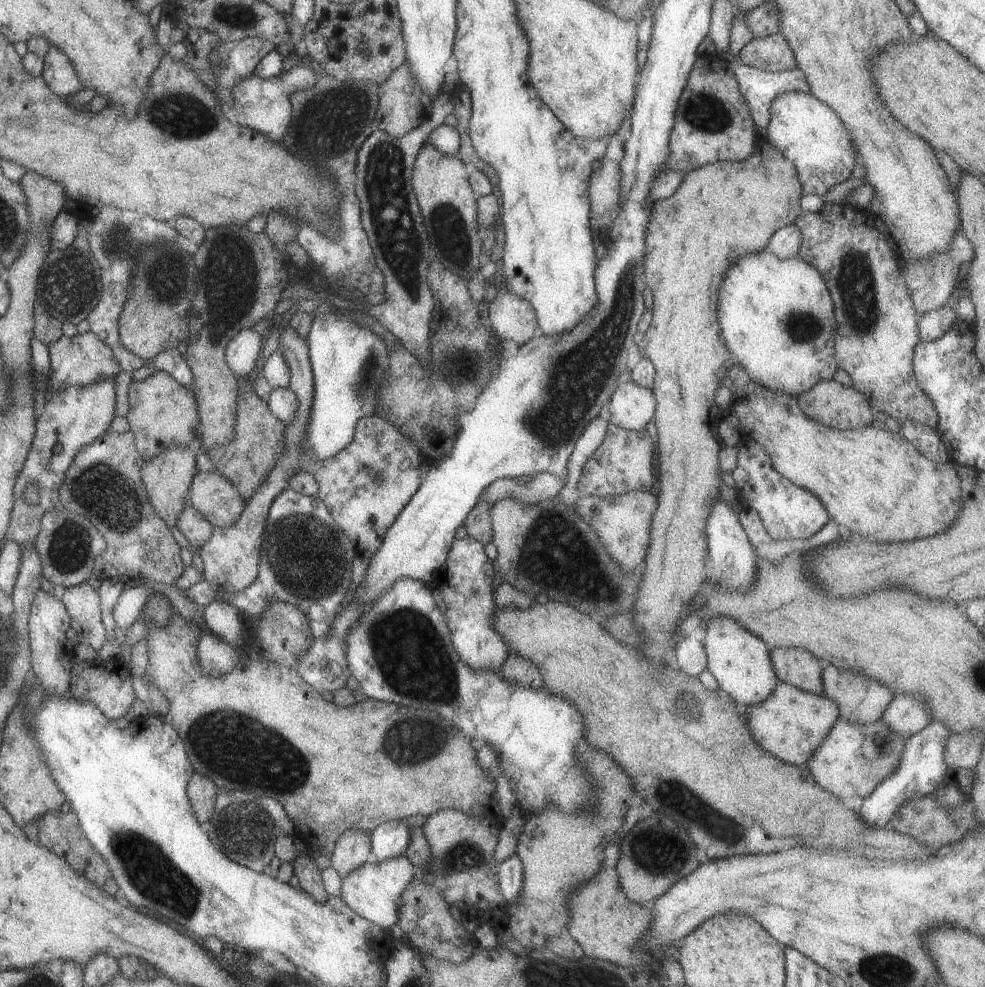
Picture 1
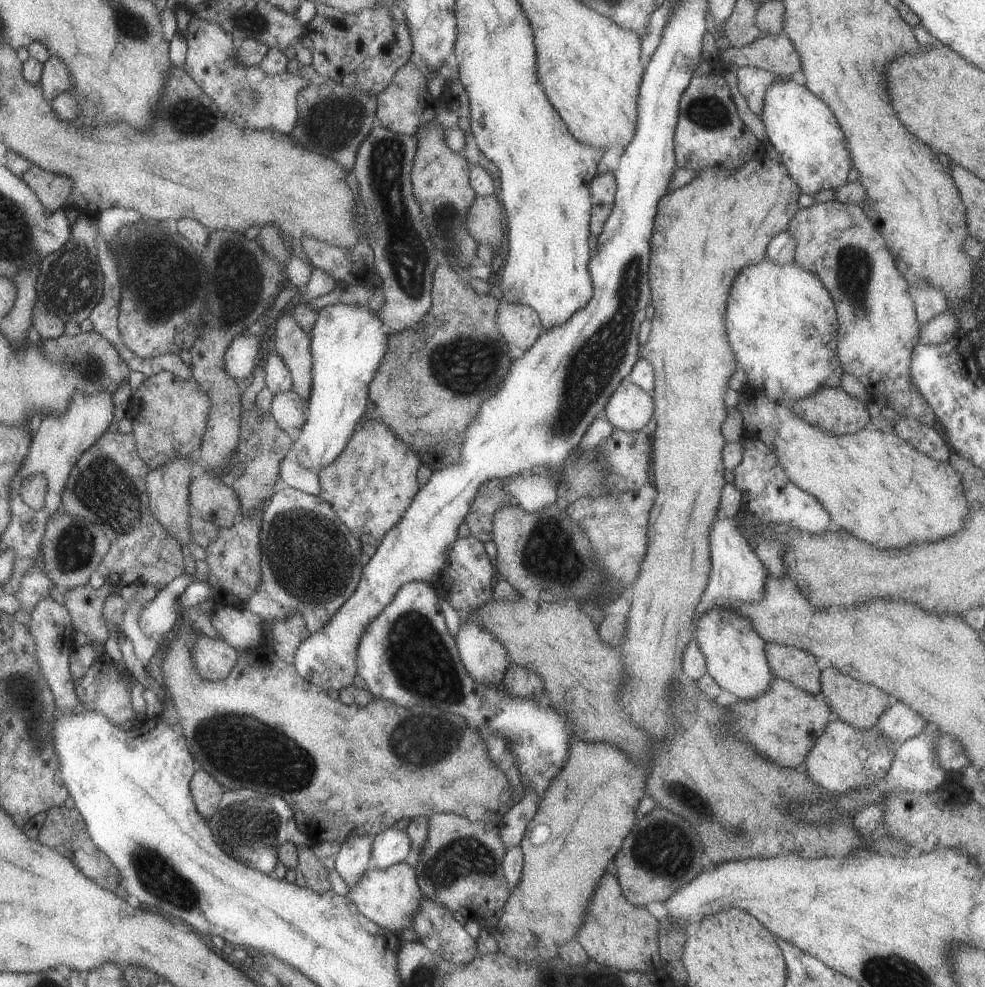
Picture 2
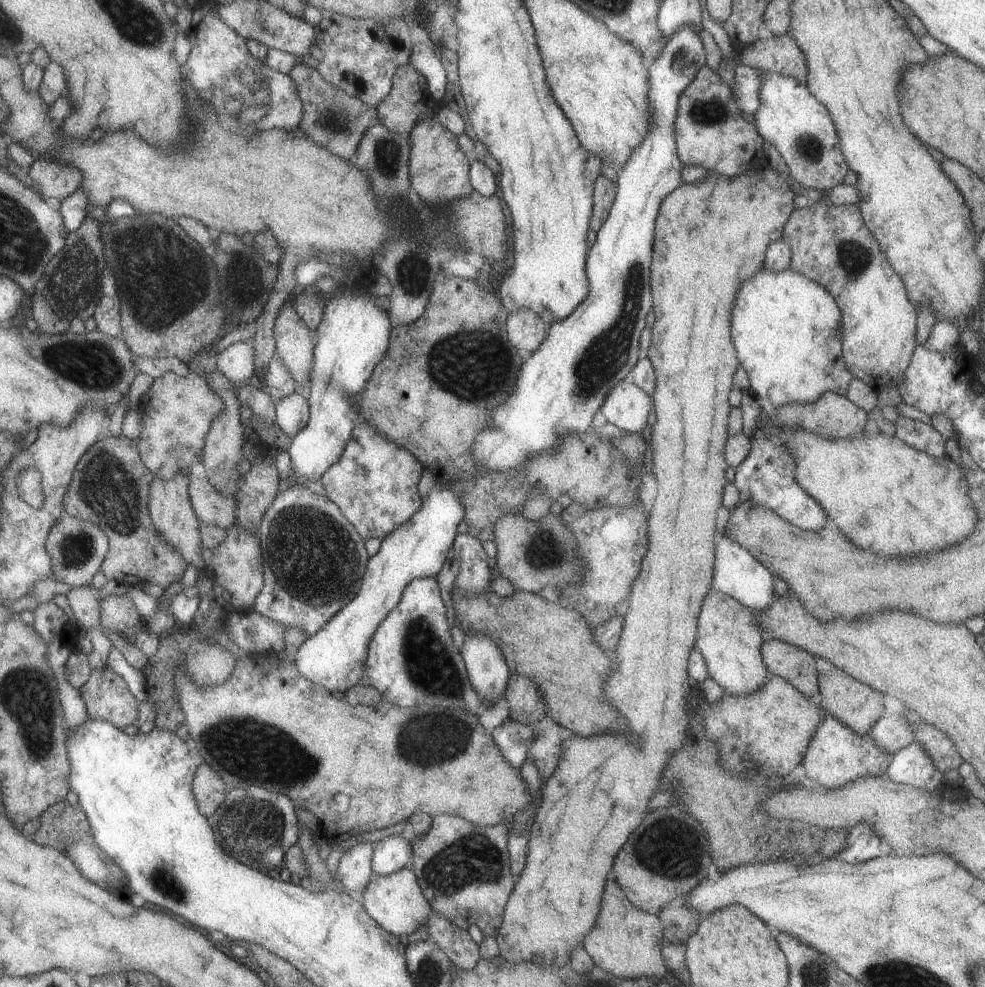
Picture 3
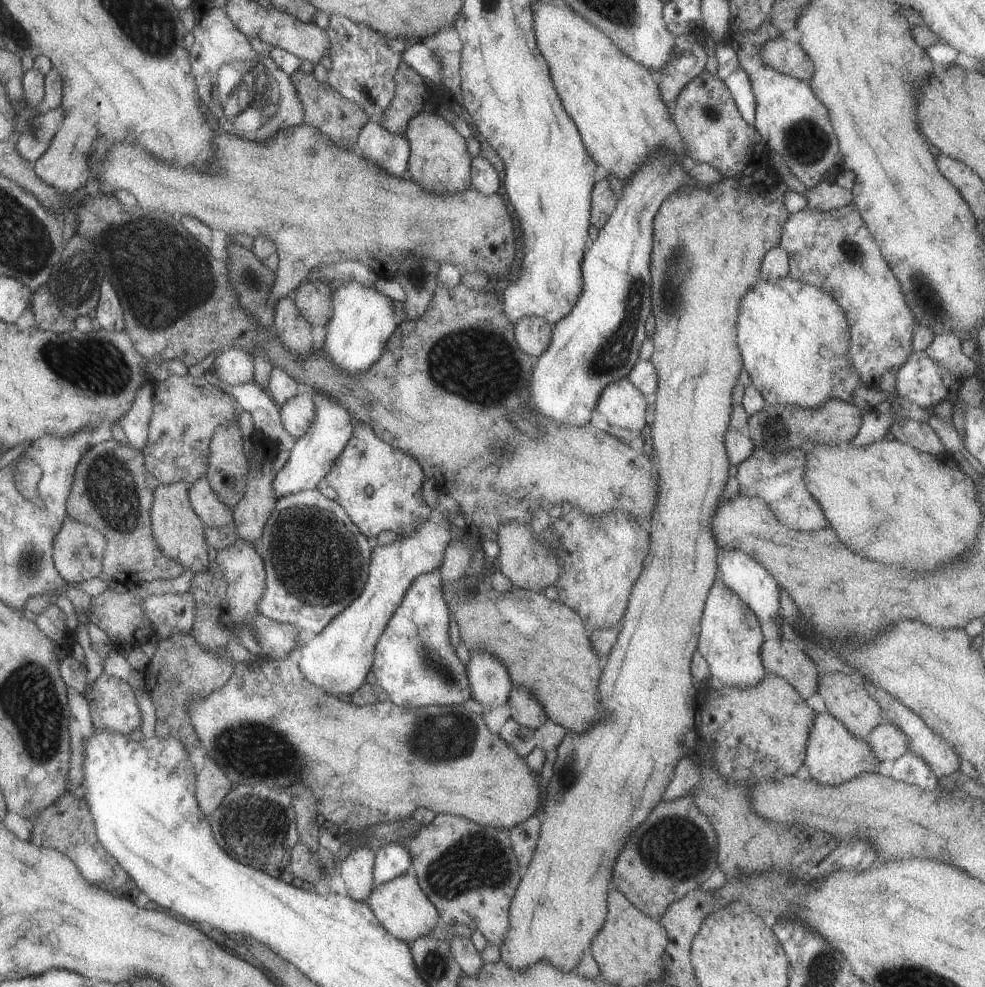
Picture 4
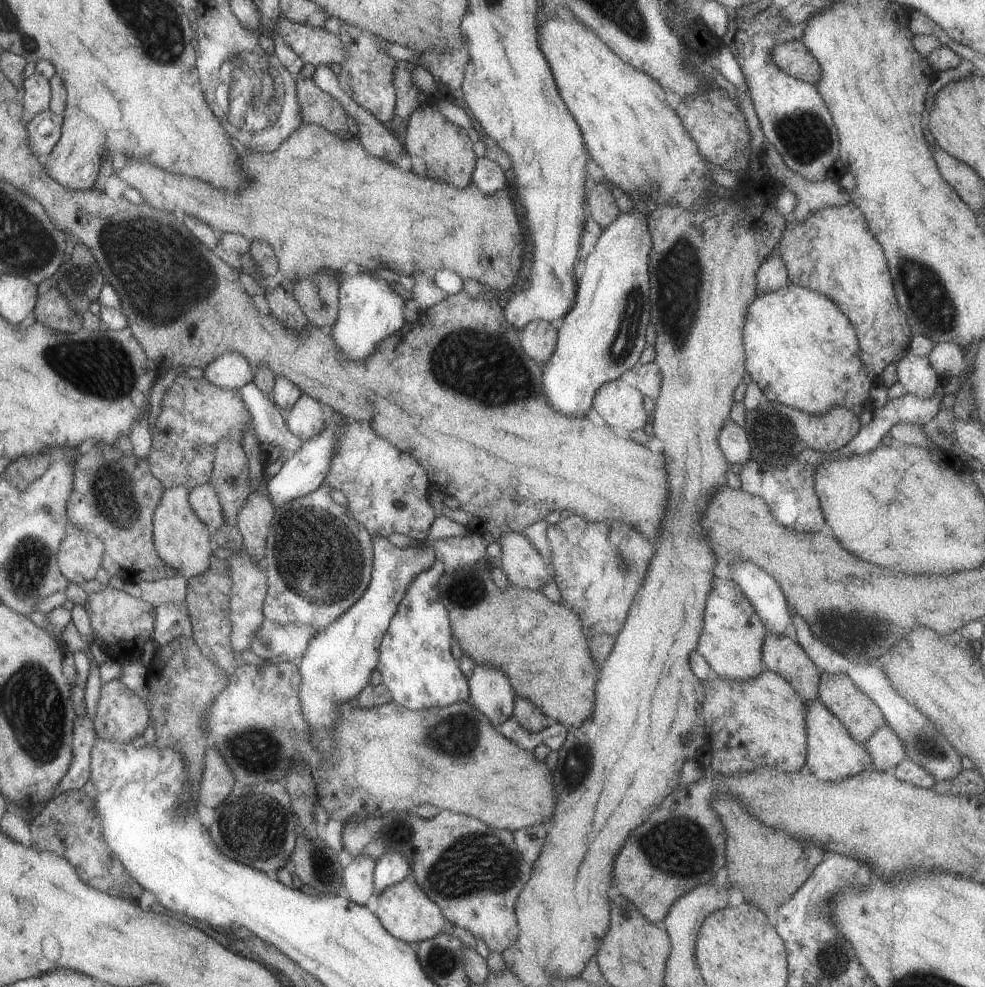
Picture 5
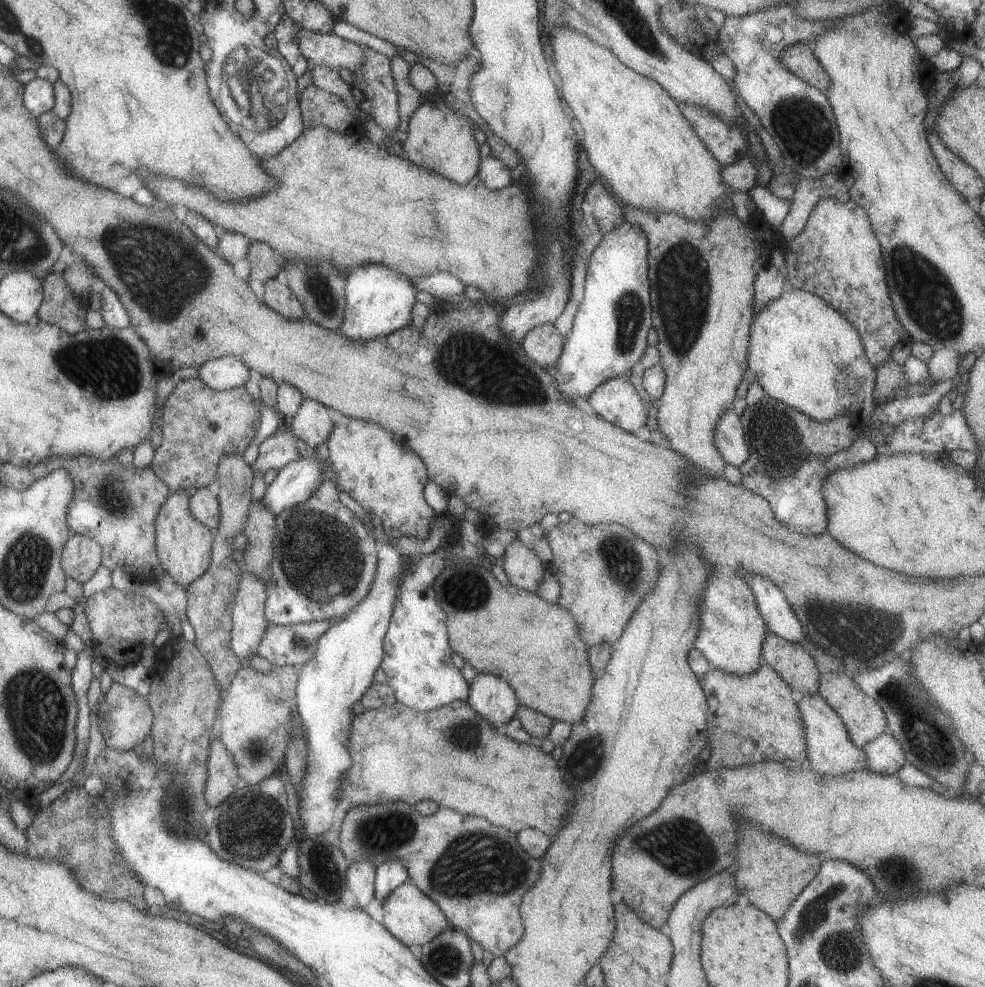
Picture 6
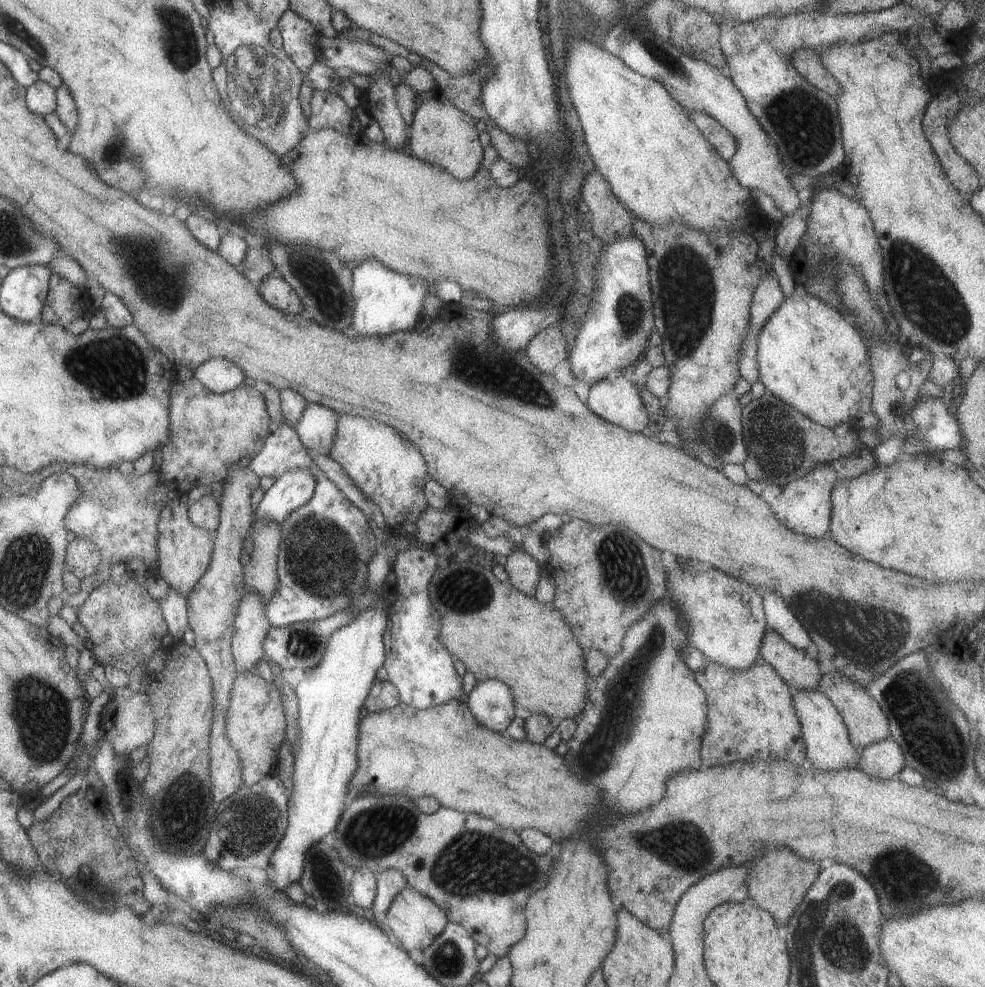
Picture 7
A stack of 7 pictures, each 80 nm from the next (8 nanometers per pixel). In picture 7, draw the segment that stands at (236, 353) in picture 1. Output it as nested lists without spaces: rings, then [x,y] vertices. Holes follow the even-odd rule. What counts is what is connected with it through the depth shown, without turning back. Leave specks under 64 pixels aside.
[[[209,359],[197,365],[193,376],[207,389],[224,393],[242,384],[244,373],[225,359]]]

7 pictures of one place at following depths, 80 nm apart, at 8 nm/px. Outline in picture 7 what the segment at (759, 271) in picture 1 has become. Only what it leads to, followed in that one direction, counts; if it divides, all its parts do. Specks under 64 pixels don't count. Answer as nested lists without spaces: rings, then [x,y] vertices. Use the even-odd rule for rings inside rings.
[[[797,287],[793,295],[784,298],[766,320],[757,335],[756,345],[758,380],[774,397],[821,426],[833,428],[846,424],[858,432],[866,428],[874,428],[878,432],[878,422],[871,410],[874,378],[865,340],[835,307]]]

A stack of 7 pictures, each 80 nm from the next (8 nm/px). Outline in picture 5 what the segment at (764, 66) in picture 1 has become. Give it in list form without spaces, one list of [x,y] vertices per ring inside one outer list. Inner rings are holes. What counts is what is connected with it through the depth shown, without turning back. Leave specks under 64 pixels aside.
[[[783,41],[772,48],[773,62],[789,76],[809,84],[817,84],[821,74],[818,62],[802,41]]]

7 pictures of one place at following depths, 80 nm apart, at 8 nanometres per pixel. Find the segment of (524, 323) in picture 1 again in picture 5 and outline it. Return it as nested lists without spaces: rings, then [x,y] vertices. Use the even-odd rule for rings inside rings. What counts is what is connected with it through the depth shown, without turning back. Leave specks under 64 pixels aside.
[[[529,321],[520,331],[523,352],[543,366],[556,347],[557,330],[547,321]]]

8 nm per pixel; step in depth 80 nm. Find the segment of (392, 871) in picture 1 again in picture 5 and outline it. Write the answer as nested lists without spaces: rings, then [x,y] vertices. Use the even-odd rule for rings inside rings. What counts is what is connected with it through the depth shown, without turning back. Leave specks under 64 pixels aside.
[[[411,876],[403,878],[393,886],[387,886],[381,894],[376,895],[375,916],[391,936],[402,940],[405,944],[433,938],[441,934],[441,930],[447,930],[448,926],[451,926],[441,914],[439,907],[427,898],[427,895],[417,886],[417,882]]]

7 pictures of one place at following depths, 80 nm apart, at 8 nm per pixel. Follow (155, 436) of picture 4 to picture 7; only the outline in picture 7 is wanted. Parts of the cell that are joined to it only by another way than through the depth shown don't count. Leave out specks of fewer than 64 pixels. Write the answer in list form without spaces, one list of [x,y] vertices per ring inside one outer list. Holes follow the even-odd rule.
[[[194,376],[174,383],[169,395],[169,440],[161,451],[159,480],[171,489],[172,493],[187,493],[199,485],[218,483],[226,478],[229,467],[238,460],[251,460],[262,448],[270,433],[270,418],[261,393],[254,387],[239,384],[230,391],[215,393],[207,390]]]

